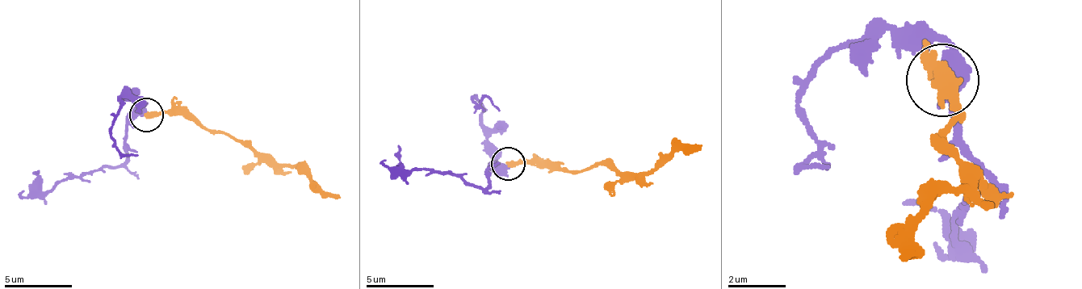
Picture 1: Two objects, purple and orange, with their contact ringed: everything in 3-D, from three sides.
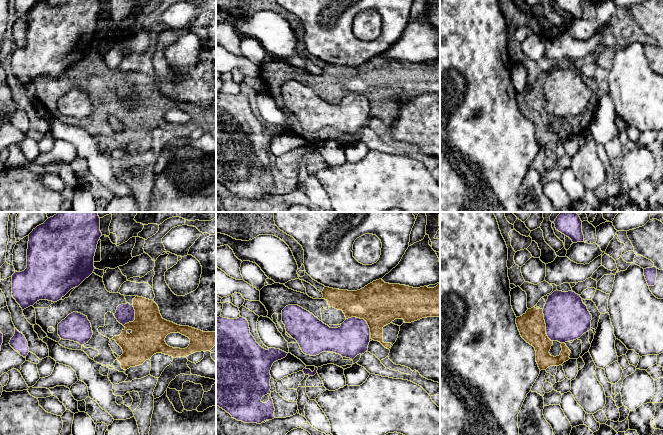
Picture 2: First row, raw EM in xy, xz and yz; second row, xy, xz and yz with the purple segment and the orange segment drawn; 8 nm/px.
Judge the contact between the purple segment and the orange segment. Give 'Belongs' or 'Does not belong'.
Does not belong

